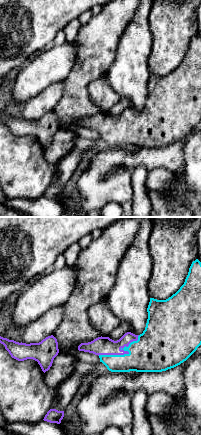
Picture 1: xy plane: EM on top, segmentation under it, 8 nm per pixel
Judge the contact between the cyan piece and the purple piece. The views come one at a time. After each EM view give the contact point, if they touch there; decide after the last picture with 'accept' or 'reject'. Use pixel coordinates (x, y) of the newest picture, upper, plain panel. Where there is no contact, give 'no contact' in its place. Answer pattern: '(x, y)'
(125, 130)

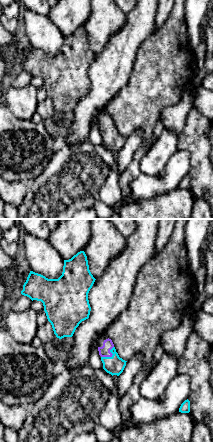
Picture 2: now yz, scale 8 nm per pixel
(110, 133)

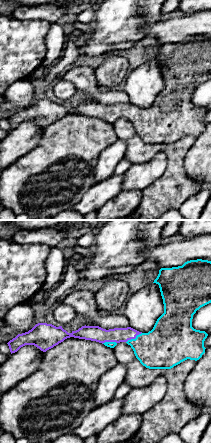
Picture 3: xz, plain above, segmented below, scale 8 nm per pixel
(133, 115)

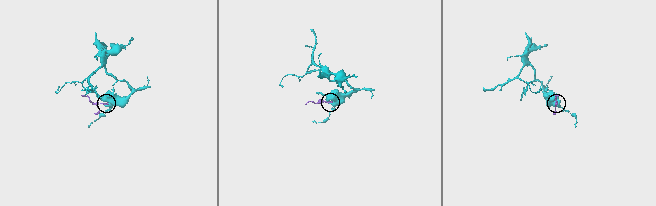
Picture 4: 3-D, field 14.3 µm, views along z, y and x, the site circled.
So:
accept

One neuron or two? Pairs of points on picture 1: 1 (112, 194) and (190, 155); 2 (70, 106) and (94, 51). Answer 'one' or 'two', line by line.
1: two
2: one

